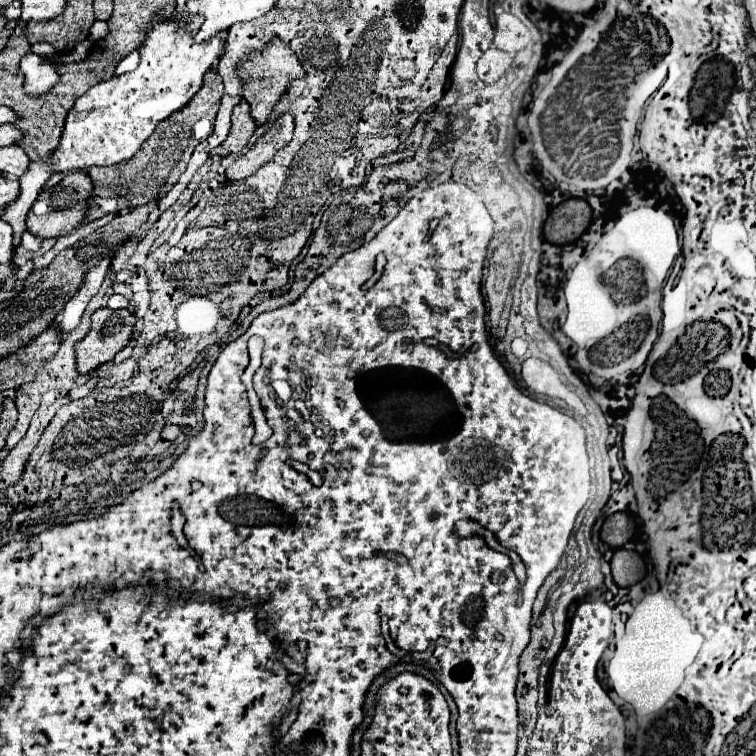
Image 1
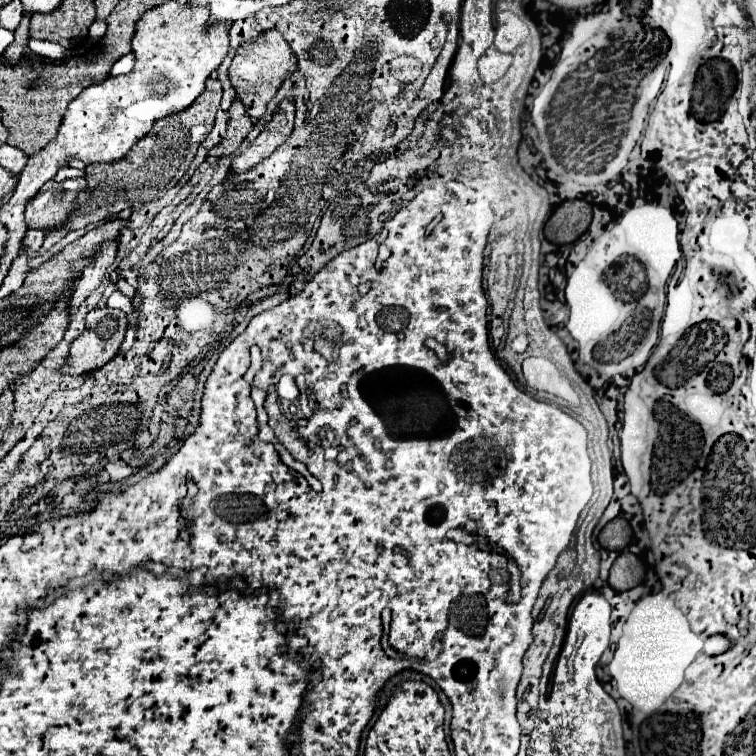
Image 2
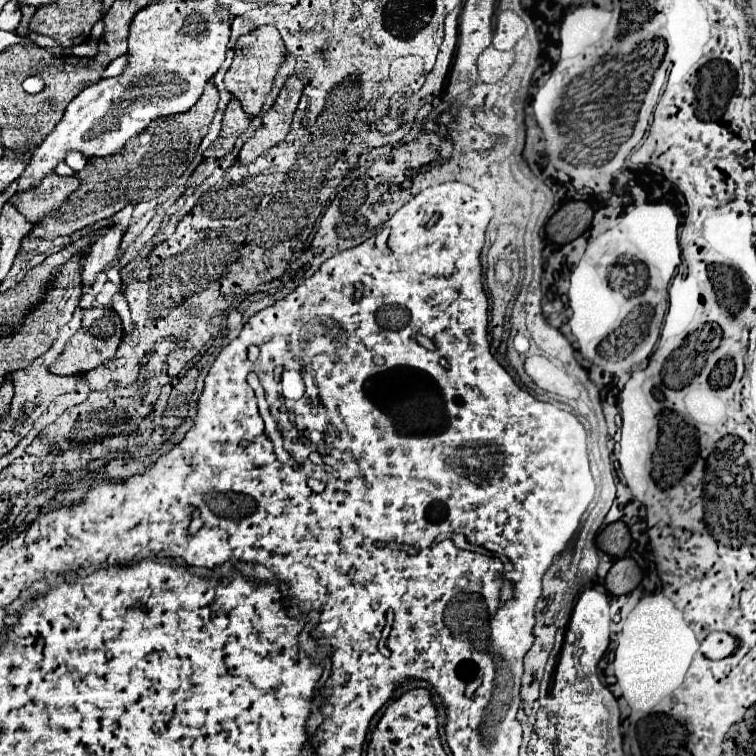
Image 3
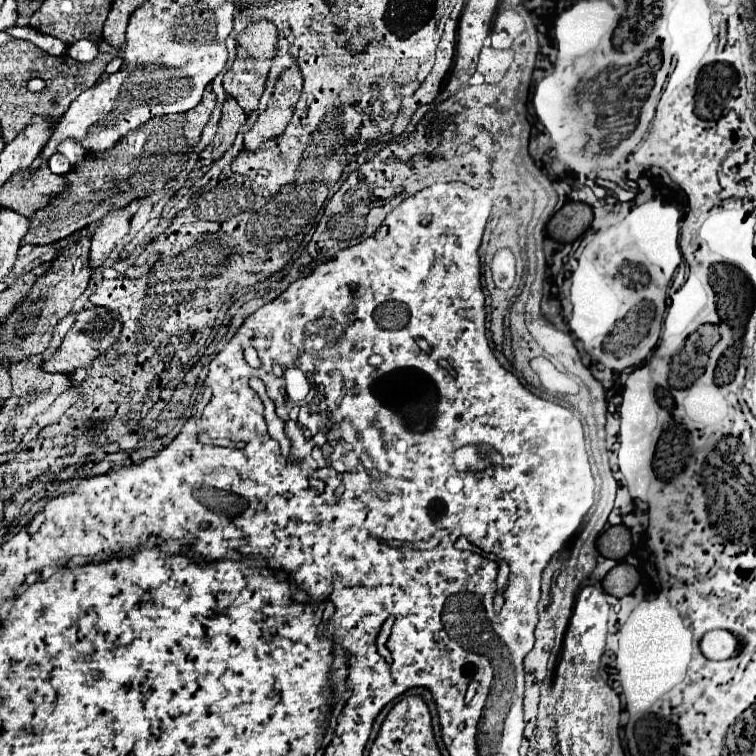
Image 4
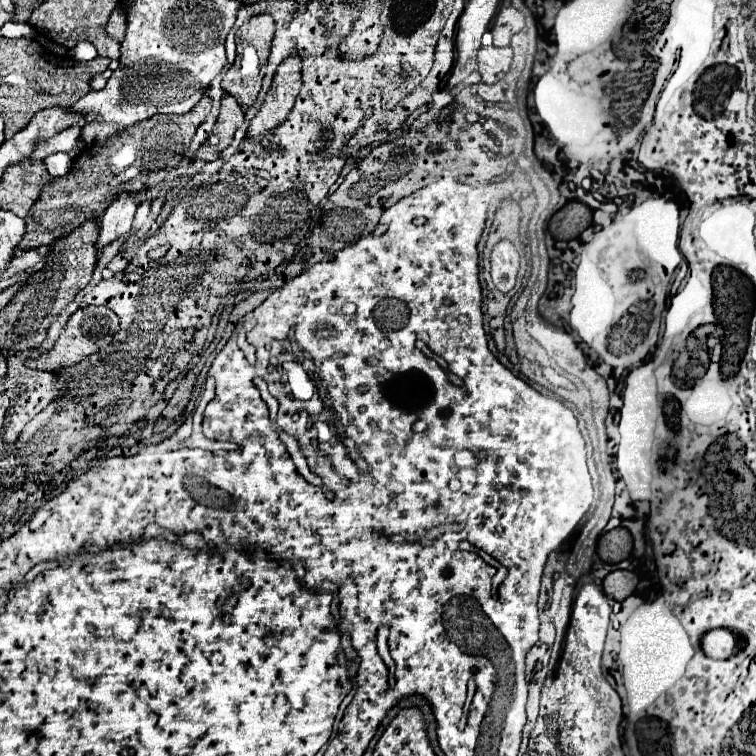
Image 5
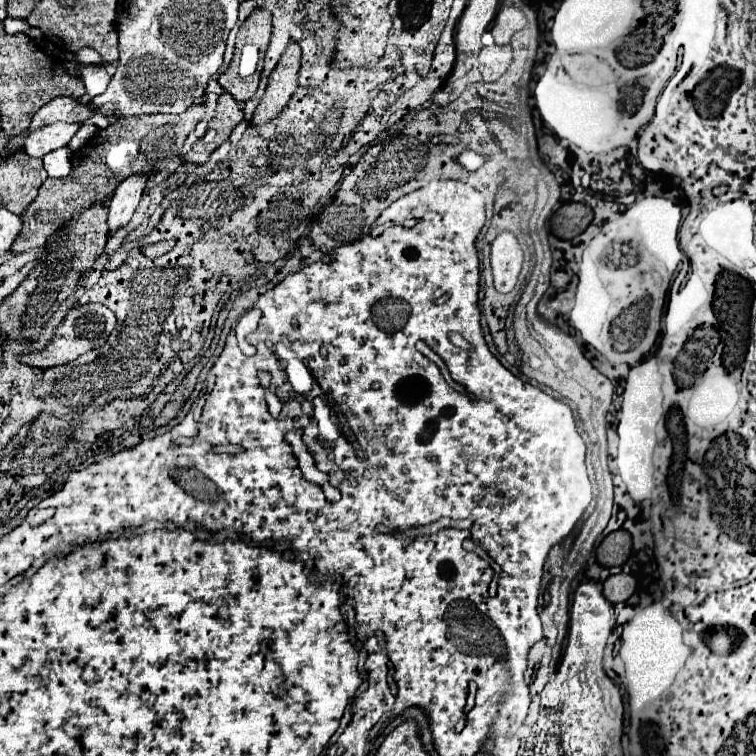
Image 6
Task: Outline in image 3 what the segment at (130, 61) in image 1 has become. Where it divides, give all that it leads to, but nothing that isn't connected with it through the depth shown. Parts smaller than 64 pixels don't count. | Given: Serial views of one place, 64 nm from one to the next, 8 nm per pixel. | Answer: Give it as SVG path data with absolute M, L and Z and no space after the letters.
M122 55L113 60L102 74L102 79L121 74L127 67L127 55Z

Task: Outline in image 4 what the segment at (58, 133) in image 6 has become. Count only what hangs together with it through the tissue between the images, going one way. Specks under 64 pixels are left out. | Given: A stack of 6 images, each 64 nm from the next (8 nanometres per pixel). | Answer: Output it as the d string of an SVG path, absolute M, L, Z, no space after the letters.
M66 140L64 144L60 144L58 152L68 158L68 162L70 162L72 168L78 168L80 164L84 164L86 152L84 152L84 148L80 148L80 144L76 144L74 140Z

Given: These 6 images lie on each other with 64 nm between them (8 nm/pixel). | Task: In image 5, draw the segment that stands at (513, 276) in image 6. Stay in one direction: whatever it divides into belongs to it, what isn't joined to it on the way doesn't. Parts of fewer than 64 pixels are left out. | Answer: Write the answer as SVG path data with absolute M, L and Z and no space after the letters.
M502 240L494 246L492 250L492 282L500 292L510 292L514 288L516 282L516 274L518 274L518 262L520 256L516 252L516 248Z

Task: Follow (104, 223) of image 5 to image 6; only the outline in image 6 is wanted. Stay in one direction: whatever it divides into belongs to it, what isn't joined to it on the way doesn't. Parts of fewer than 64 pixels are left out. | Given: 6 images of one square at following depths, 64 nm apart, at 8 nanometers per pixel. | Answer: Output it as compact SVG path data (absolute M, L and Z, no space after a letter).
M134 174L128 176L114 192L114 196L108 202L108 232L116 232L124 228L130 220L134 210L138 208L138 202L142 198L146 186L146 176Z

